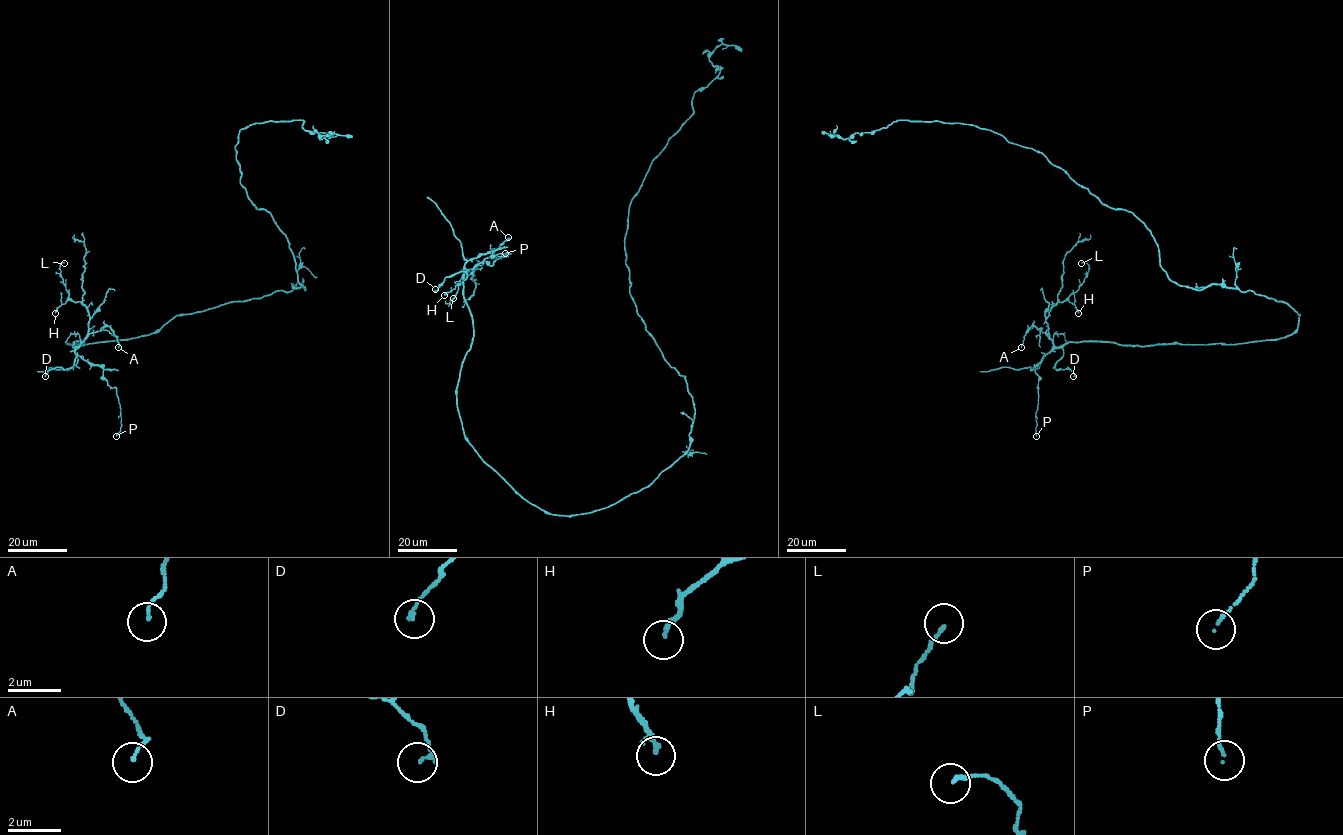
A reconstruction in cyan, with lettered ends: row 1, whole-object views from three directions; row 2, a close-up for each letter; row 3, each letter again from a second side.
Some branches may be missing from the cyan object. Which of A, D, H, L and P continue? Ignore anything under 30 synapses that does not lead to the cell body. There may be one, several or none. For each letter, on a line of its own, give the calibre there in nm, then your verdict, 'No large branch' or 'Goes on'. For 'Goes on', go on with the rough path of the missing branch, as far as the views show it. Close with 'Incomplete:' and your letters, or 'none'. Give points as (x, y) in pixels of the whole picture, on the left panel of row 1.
A: Thickness 100 nm. No large branch
D: Thickness 140 nm. No large branch
H: Thickness 190 nm. No large branch
L: Thickness 140 nm. No large branch
P: Thickness 90 nm. No large branch
Incomplete: none

